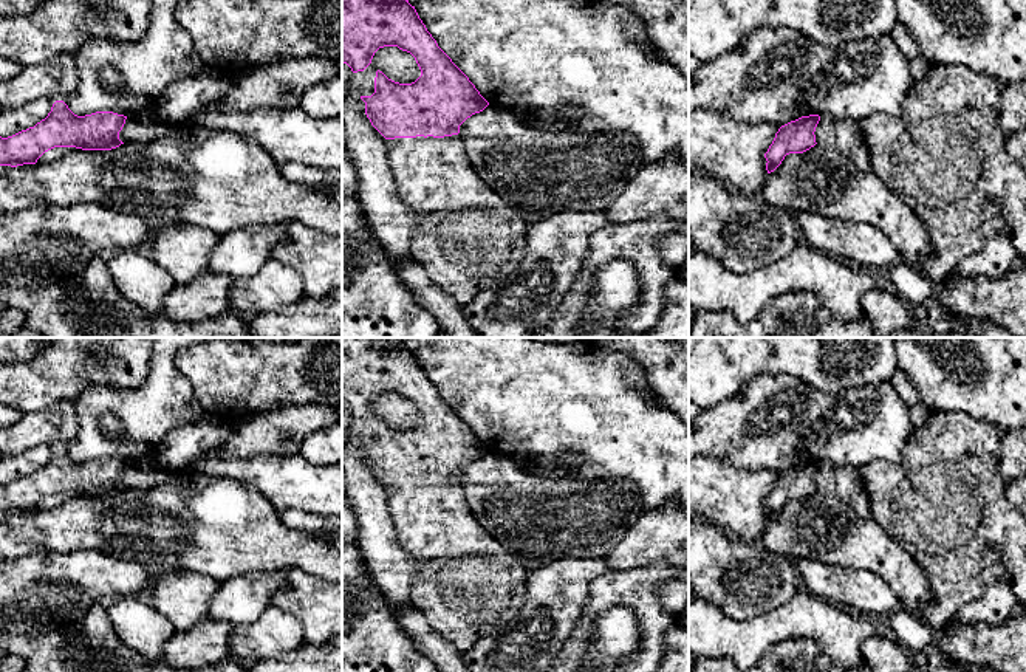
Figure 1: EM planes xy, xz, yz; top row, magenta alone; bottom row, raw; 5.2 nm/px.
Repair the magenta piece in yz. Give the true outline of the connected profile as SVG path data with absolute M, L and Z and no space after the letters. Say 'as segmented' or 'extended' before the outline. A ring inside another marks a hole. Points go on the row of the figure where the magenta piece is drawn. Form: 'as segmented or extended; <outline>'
as segmented; M809 115L791 121L778 129L772 144L764 153L768 173L774 172L786 155L803 153L817 144L814 132L819 121L819 115Z

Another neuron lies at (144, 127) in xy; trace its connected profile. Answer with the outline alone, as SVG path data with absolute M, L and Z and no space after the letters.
M159 110L127 116L119 139L122 142L147 144L166 136L175 124Z

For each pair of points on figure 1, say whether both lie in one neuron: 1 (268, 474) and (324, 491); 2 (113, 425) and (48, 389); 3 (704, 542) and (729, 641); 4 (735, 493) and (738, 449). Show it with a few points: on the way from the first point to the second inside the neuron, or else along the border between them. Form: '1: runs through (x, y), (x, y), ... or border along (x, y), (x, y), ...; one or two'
1: runs through (282, 480), (310, 488); one
2: border along (109, 386), (92, 386), (75, 401); two
3: border along (704, 596), (735, 620), (749, 620), (757, 615); two
4: border along (704, 452), (723, 456), (737, 466), (772, 471); two

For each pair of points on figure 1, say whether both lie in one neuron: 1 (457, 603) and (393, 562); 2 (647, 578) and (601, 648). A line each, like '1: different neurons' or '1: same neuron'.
1: different neurons
2: different neurons

